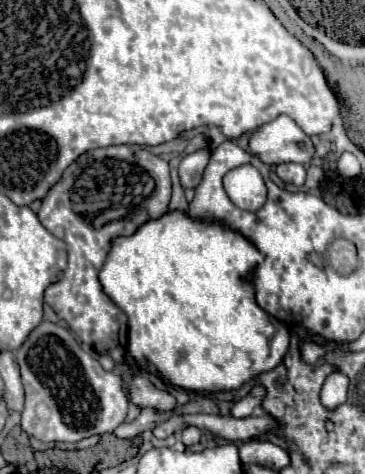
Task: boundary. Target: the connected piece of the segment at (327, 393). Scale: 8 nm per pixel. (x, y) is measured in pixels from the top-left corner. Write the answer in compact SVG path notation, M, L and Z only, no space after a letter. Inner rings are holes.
M332 372L326 376L322 390L320 390L320 402L326 410L334 410L348 398L348 376L342 372Z

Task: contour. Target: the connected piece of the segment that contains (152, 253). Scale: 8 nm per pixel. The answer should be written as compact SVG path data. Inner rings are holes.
M168 212L160 220L148 220L148 224L144 224L136 234L132 234L128 238L116 238L114 240L112 250L110 250L108 258L106 258L106 264L100 270L100 282L104 286L104 292L128 316L128 352L136 360L144 358L144 360L152 362L162 376L166 376L172 384L176 384L176 386L180 386L184 390L204 390L204 392L236 390L246 380L258 376L260 372L268 372L268 370L276 368L284 360L284 356L288 354L288 348L290 348L290 330L288 330L288 326L284 322L276 320L274 316L270 316L268 312L264 312L254 300L252 282L248 280L248 274L258 264L258 260L260 260L260 252L256 252L256 248L252 244L248 244L248 240L244 240L244 236L240 236L238 232L232 232L232 230L228 230L228 228L224 228L220 224L214 224L214 222L192 220L184 212Z

